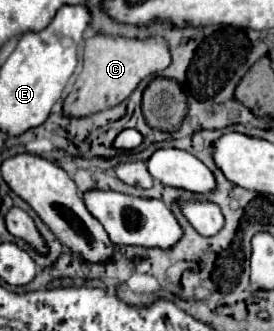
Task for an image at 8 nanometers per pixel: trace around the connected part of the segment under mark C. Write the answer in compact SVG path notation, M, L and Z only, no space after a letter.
M91 36L83 44L83 64L75 78L71 96L63 100L63 114L69 118L85 118L87 114L97 114L101 110L121 104L137 84L149 74L161 72L171 64L171 54L167 42L161 38L131 40L113 36Z

